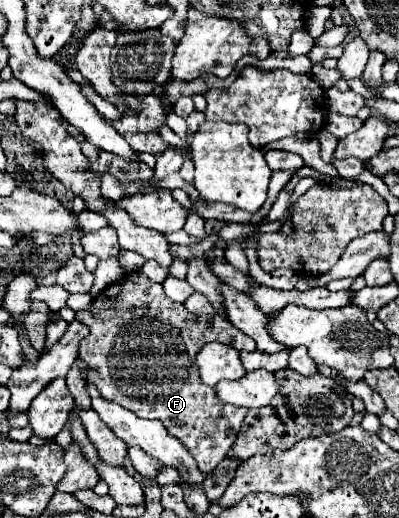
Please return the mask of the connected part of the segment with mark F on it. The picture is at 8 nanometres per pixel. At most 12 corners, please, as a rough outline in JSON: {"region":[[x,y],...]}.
{"region":[[141,271],[87,309],[89,381],[163,421],[205,475],[247,409],[201,383],[195,355],[257,349]]}

